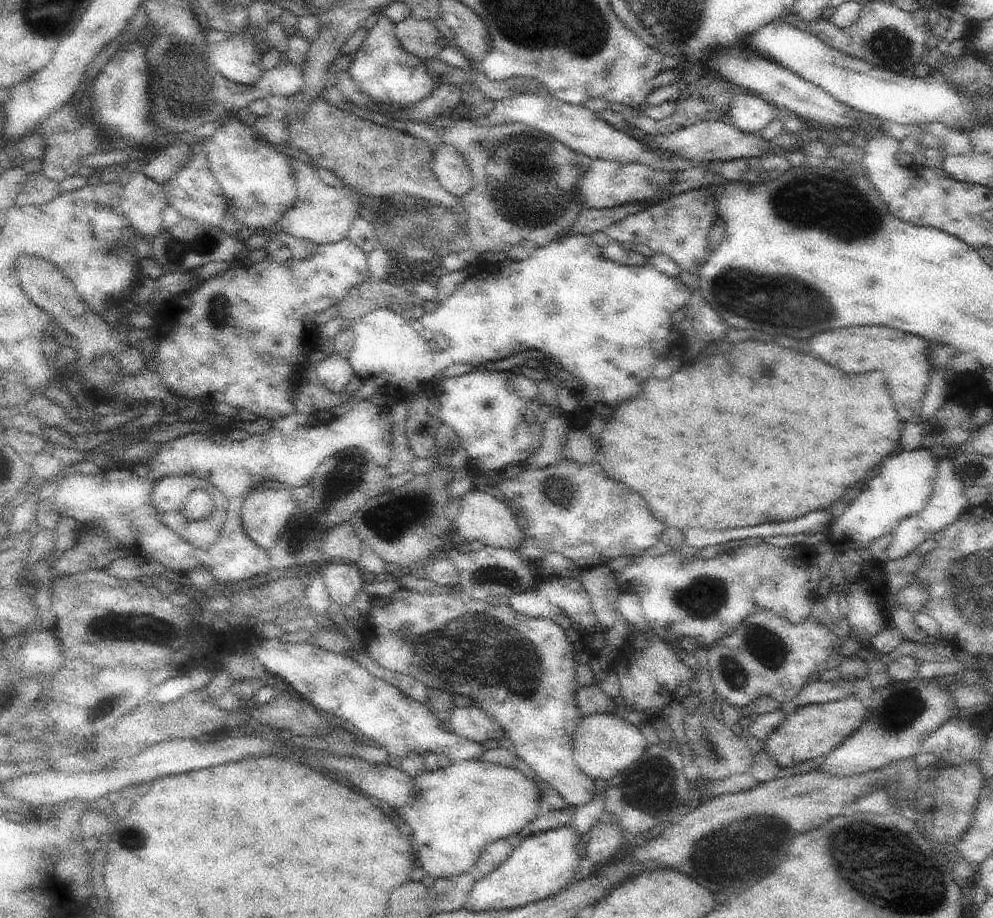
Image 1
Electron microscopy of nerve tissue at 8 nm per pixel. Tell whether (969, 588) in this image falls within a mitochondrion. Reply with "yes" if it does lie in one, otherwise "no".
yes

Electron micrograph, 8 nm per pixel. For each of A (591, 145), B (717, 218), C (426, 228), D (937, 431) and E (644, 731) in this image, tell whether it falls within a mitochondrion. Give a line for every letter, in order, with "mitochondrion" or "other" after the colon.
A: other
B: other
C: mitochondrion
D: mitochondrion
E: other

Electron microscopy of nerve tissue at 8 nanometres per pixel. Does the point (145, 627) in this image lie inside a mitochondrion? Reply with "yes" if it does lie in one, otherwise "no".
yes

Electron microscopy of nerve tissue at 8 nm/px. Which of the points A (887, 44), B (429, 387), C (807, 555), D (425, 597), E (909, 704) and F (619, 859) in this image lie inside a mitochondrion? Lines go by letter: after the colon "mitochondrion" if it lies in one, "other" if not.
A: mitochondrion
B: other
C: other
D: other
E: mitochondrion
F: other

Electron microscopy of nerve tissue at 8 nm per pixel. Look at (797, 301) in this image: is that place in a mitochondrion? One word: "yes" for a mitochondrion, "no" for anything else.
yes

